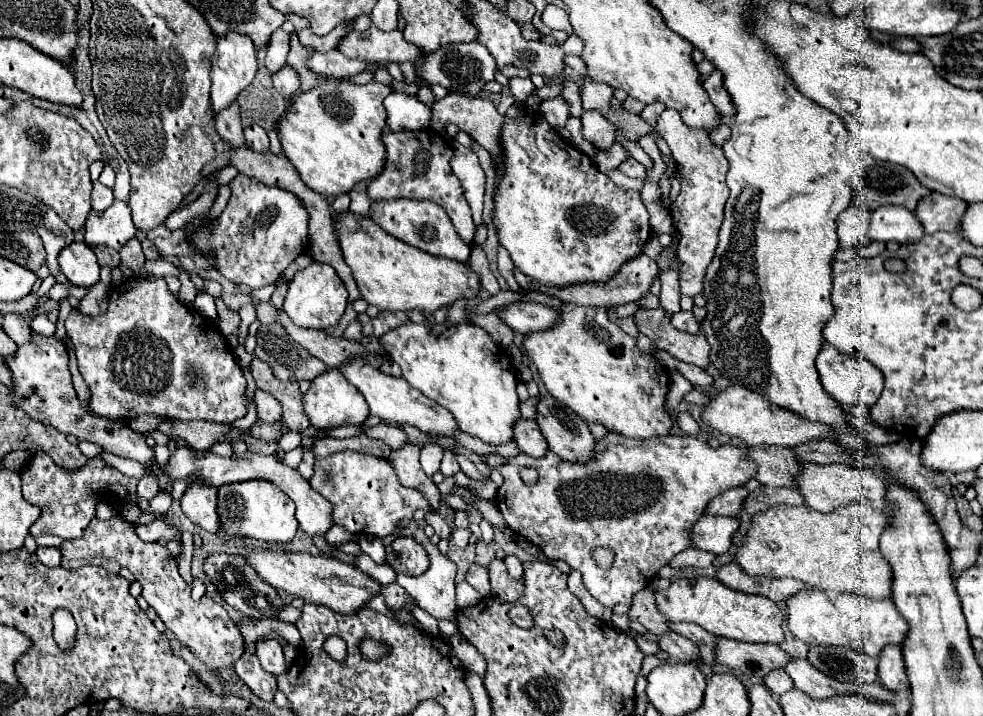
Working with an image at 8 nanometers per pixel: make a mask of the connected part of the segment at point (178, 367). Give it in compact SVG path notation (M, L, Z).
M134 277L110 289L108 309L96 317L72 311L66 319L66 333L78 357L78 371L90 389L90 409L94 415L108 419L134 419L134 415L156 415L176 421L206 419L234 423L246 415L246 379L234 361L222 333L200 313L190 313L178 303L164 279Z

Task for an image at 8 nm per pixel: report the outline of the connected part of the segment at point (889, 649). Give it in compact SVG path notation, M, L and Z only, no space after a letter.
M886 645L878 657L878 679L890 691L906 691L908 677L898 645Z

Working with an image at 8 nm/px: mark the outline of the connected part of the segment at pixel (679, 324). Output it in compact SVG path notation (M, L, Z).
M680 311L680 313L672 315L672 325L676 329L686 331L686 333L698 333L700 331L700 325L698 325L696 317L692 315L692 311Z

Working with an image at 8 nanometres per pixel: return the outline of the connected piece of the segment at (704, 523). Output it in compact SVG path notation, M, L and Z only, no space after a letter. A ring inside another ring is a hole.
M702 515L690 531L690 541L694 549L722 555L730 549L732 535L736 529L738 529L736 517Z

